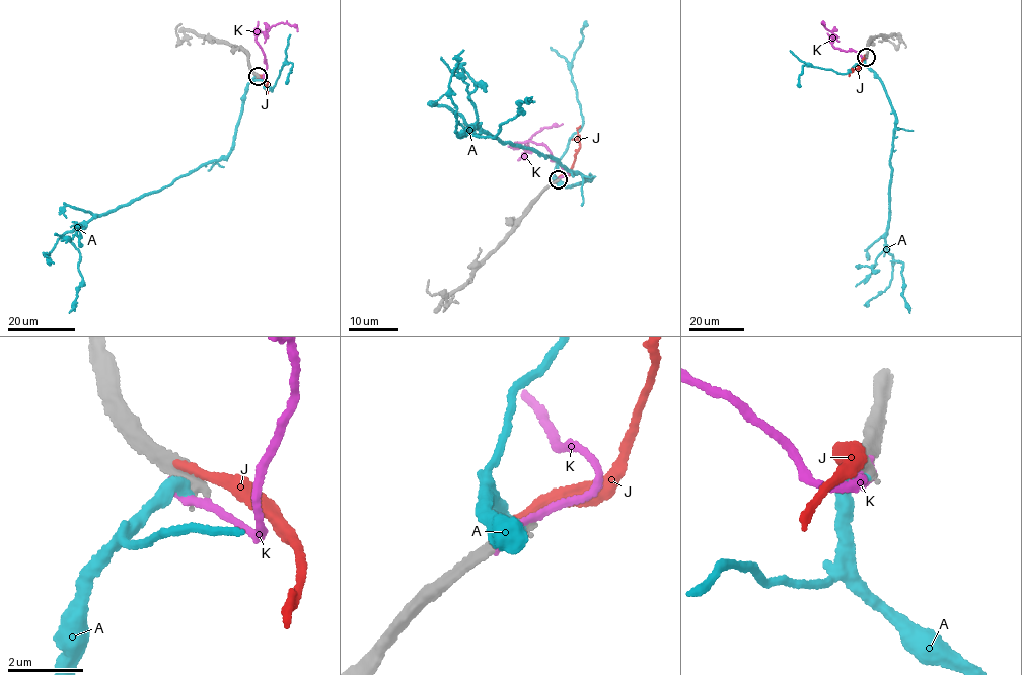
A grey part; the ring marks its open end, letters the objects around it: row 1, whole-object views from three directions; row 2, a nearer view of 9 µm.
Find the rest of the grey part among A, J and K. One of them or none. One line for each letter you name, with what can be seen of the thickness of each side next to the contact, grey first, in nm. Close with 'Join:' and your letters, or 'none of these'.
Join: none of these

